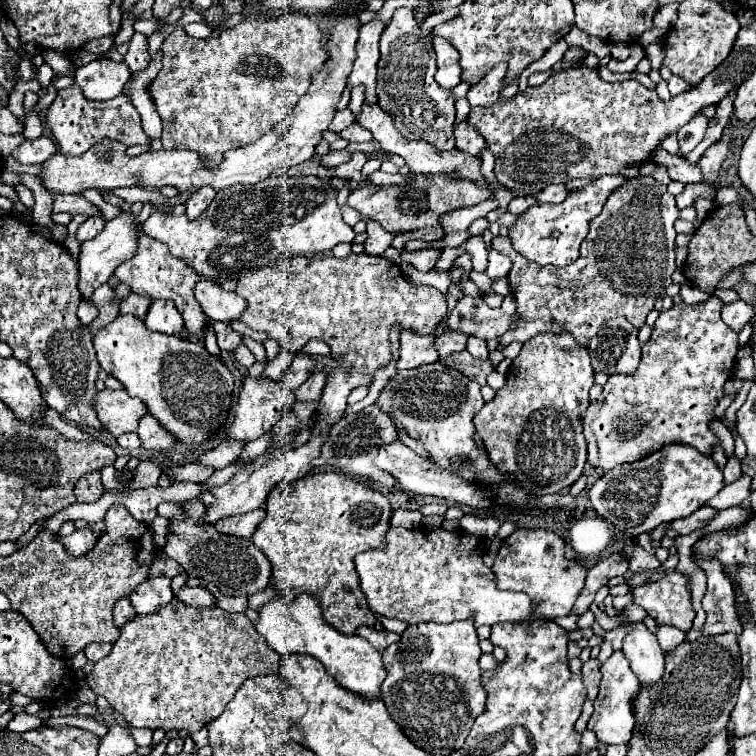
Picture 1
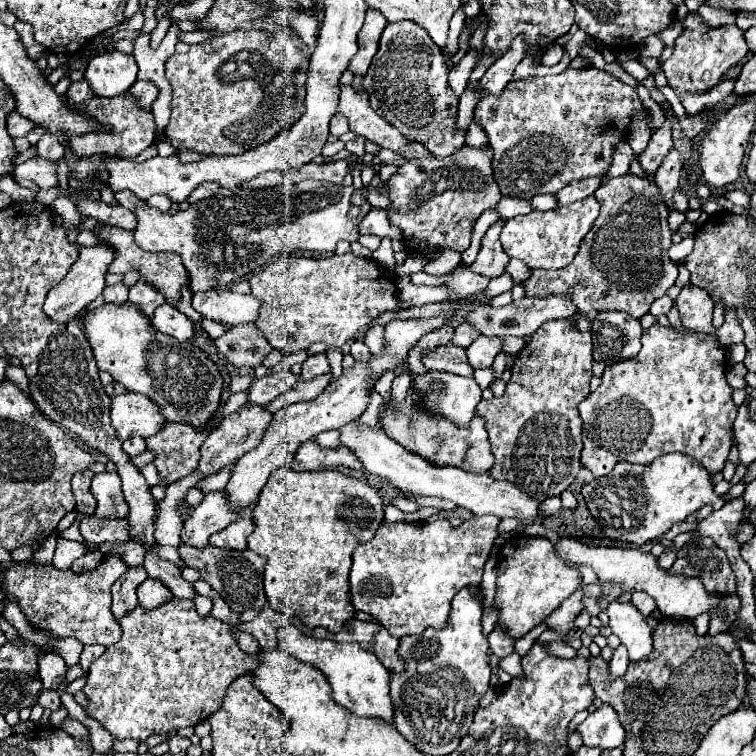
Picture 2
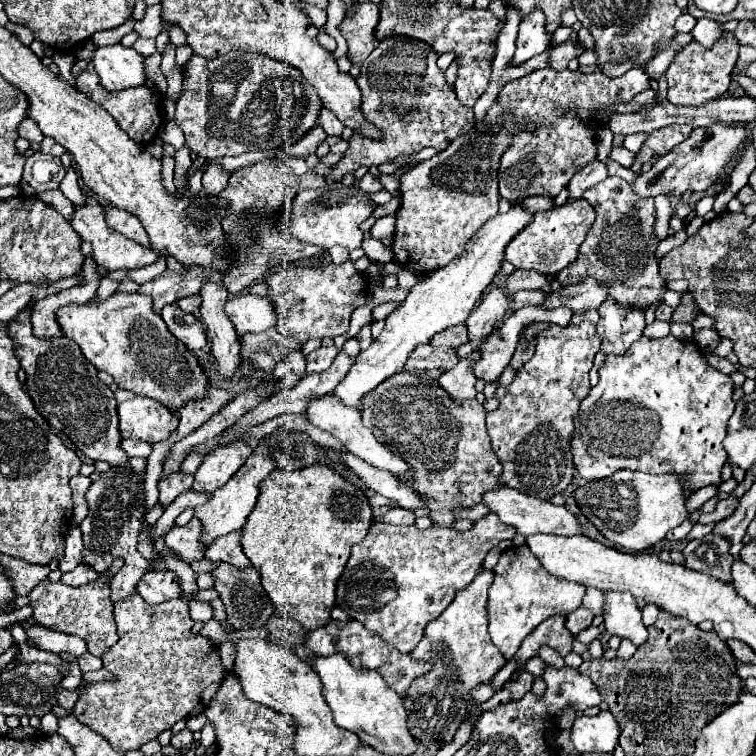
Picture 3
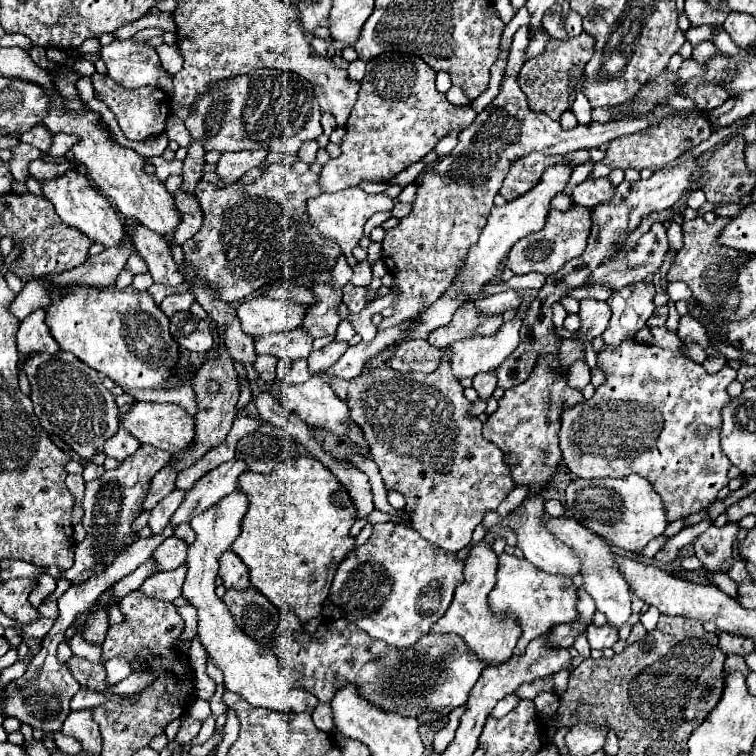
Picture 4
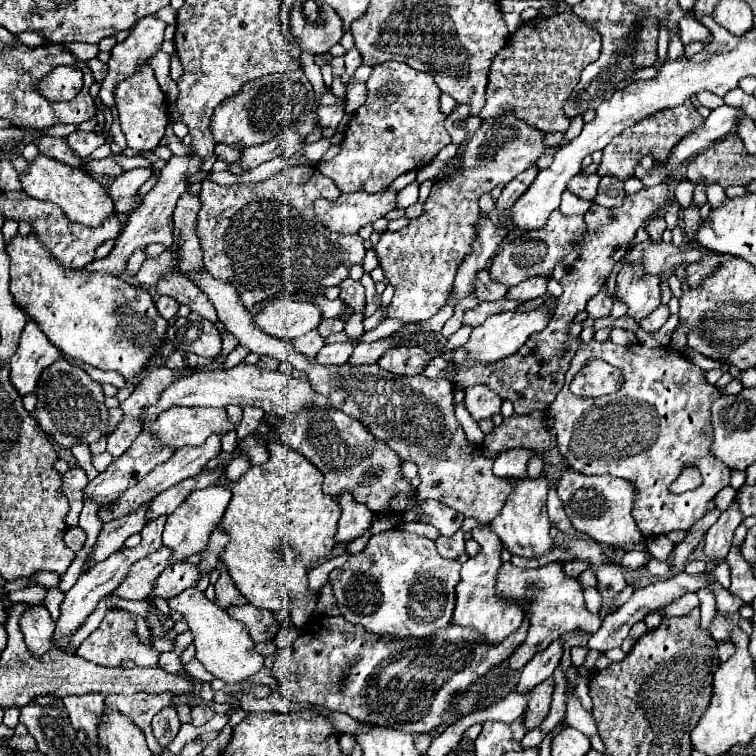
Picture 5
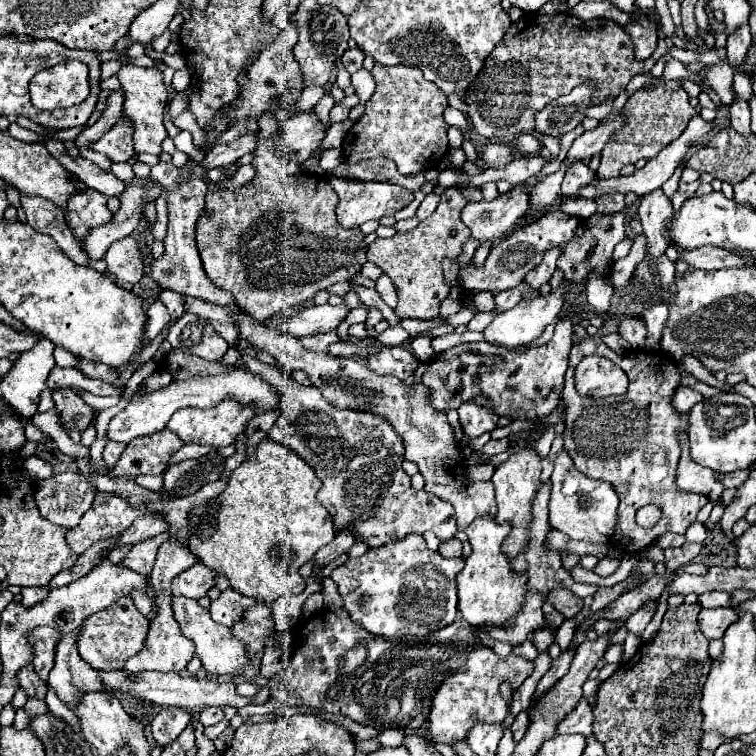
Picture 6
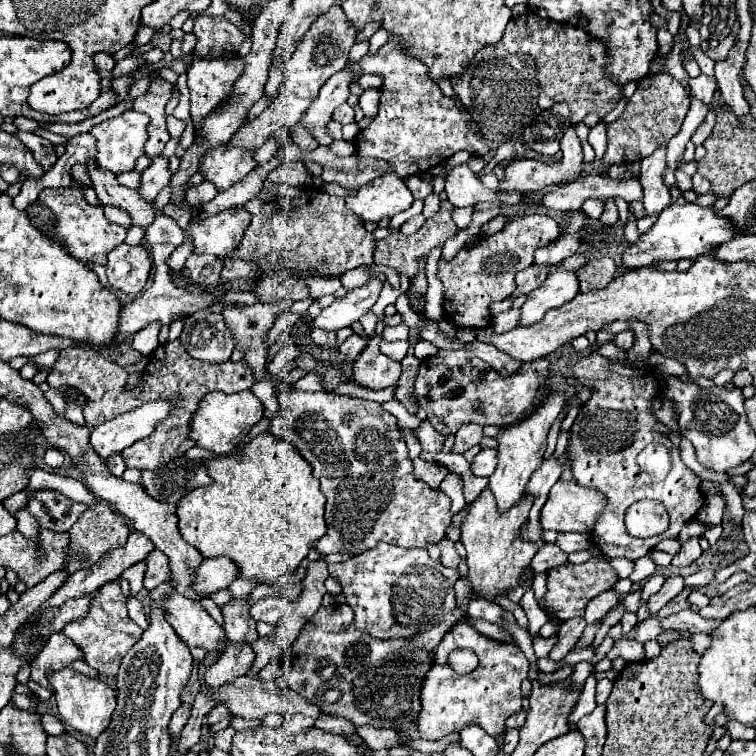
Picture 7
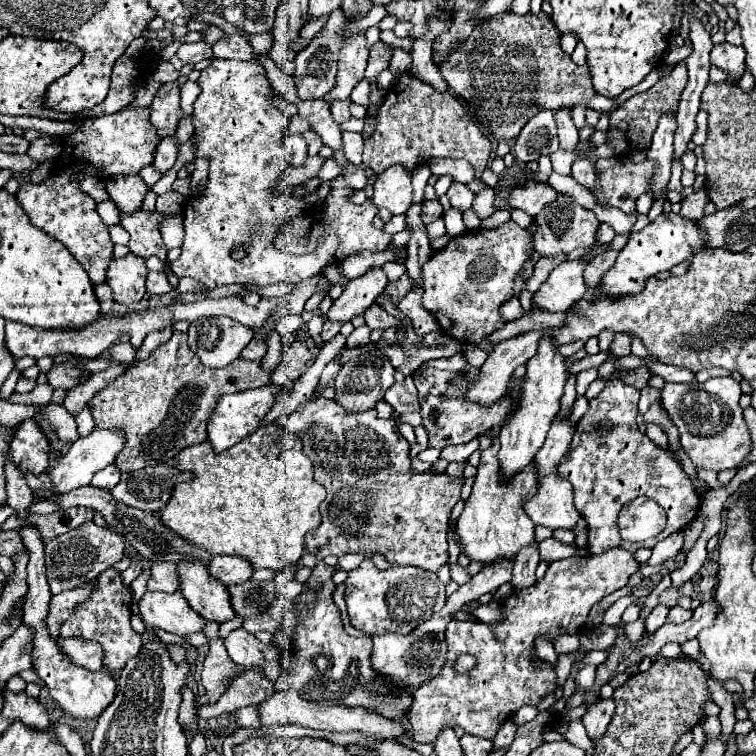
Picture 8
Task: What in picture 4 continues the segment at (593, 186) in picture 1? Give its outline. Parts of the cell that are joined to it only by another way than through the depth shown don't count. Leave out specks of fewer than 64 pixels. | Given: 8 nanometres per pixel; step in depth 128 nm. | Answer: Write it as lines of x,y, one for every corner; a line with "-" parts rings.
572,204
566,212
550,212
546,218
546,224
540,232
532,232
518,240
506,258
506,268
510,268
514,274
528,274
528,272
540,272
544,276
558,272
560,266
564,266
568,260
580,256
586,248
586,240
590,234
590,208

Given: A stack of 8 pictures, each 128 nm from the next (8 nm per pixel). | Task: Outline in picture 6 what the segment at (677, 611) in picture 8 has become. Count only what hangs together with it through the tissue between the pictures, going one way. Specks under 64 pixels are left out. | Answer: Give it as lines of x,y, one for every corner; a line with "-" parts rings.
710,608
710,610
700,610
700,614
698,614
700,630
710,640
712,638
722,638
726,628
734,620
738,620
738,614
732,608

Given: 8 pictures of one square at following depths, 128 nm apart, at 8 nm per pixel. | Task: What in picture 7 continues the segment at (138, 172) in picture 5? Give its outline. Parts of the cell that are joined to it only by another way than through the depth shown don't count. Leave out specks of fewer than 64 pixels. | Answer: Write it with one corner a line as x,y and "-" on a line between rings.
70,187
60,188
46,188
40,192
38,196
38,202
46,204
52,208
52,212
56,214
56,220
58,220
58,238
62,244
66,244
70,248
70,252
84,260
84,262
98,262
98,264
106,264
106,256
108,252
124,242
126,238
126,230
120,226
120,224
114,224
110,222
106,216
104,216
104,210
100,206
90,206
84,196
78,192
78,189
70,189

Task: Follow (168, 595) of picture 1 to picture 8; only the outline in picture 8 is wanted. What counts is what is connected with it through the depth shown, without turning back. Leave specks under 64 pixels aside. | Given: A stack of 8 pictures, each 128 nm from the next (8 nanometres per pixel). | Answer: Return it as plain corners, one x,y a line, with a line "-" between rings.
212,556
212,560
208,562
208,572
224,586
234,586
244,584
254,570
250,562
240,556

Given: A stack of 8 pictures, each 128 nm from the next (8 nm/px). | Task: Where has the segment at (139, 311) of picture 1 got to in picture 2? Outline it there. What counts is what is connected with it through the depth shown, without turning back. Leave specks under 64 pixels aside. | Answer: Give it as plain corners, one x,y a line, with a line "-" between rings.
136,282
132,288
130,288
130,294
128,294
128,302
138,306
146,316
152,316
152,312
164,304
164,296
160,296
160,292
156,292
156,288
152,288
150,284
144,284
144,282

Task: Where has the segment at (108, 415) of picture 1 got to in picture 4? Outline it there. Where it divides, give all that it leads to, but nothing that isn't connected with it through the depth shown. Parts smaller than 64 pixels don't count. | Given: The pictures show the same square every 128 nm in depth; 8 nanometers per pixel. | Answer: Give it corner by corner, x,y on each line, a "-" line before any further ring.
136,402
122,418
122,426
128,428
128,432
140,440
142,444
156,446
166,452
176,452
186,448
188,442
194,440
194,416
186,414
176,404
156,404
156,402

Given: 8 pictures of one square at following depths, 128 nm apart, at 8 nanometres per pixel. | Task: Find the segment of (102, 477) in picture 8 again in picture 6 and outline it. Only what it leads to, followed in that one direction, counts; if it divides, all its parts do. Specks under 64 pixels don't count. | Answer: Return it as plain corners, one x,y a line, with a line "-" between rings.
108,442
104,448
104,462
108,468
112,468
112,464
116,464
116,460
120,458
120,454
124,452
126,444
124,442

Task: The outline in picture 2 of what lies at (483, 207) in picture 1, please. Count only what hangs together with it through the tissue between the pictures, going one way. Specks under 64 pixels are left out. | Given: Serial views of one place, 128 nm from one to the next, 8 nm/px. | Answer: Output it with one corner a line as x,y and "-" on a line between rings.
504,196
504,198
494,206
494,210
496,210
504,220
508,220
508,218
512,218
512,216
520,216
520,214
532,212
532,206
530,206
528,200
518,200
518,198
506,198
506,196

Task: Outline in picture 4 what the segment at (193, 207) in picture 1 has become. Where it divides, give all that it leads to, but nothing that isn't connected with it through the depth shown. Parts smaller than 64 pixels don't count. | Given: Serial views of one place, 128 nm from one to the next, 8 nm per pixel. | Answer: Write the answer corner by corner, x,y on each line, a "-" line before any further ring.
256,150
256,152
232,152
232,154
222,154
220,160
216,162
216,176
224,186
236,182
240,176
244,176
250,168
258,166
264,162
268,152

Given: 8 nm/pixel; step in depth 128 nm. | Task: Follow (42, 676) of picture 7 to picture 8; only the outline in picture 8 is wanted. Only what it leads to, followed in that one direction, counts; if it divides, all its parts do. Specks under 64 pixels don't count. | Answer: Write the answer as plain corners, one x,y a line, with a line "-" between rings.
56,638
60,652
76,666
84,666
88,670
100,670
102,668
102,652
100,644
92,640
80,640
80,638

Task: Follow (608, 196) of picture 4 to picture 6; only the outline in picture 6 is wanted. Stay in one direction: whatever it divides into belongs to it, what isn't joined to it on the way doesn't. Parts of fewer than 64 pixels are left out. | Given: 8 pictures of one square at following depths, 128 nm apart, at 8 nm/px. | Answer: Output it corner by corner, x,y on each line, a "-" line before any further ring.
576,162
566,172
566,178
562,182
562,194
578,194
580,188
588,186
594,178
596,174
584,162

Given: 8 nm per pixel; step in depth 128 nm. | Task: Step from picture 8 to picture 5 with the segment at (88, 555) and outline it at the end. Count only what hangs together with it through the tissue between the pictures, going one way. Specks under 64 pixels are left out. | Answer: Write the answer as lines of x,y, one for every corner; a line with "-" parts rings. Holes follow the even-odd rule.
212,434
212,436
208,436
208,440
206,440
200,448
180,448
180,450
176,450
174,456
172,456
166,464
162,464
160,468
154,468
148,476
144,476
144,478
140,480
140,484
136,484
136,488
130,488
128,492
124,492
124,496
122,496
112,508
102,510
102,512
100,512
100,520
102,520
102,522
108,522
108,520
112,520
112,518
116,518
116,516
124,516
124,514
136,510
140,504
150,502
154,496
158,496
160,492
164,492
166,488
178,484
180,480
200,474
202,468
204,468
212,458
216,458
216,456
220,454
220,446
222,446
220,440
222,440
222,436
224,436
224,434
-
79,526
74,528
68,528
68,532
66,532
66,536
64,536
64,540
66,540
66,544
68,544
68,548
72,548
74,552
78,552
80,548
82,548
82,544
84,544
84,540
86,540
86,534
82,528

